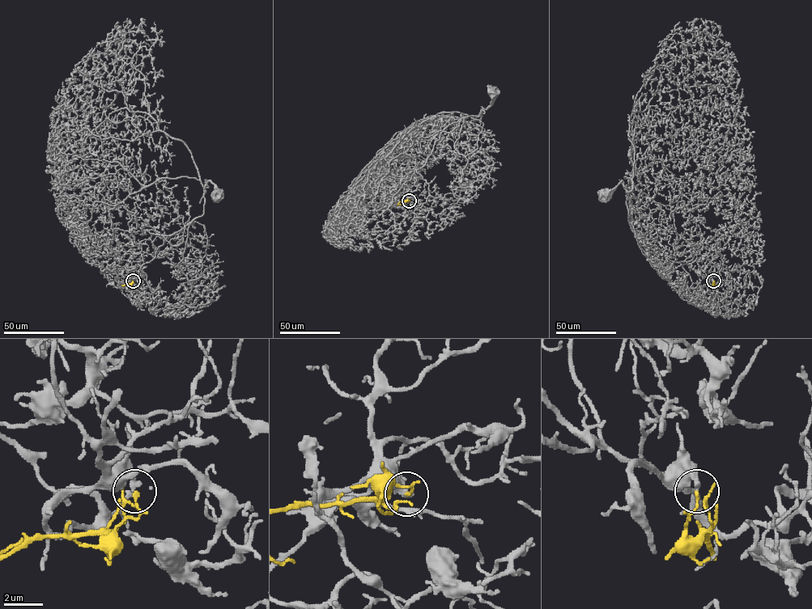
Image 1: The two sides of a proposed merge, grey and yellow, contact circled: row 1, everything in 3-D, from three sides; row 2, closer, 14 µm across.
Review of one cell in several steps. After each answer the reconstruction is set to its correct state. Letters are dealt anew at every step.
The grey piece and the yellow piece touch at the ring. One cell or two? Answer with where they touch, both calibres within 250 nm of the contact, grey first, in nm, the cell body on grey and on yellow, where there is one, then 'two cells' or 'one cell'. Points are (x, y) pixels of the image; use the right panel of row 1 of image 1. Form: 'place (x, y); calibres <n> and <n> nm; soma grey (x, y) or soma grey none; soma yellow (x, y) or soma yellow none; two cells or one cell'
place (713, 281); calibres 320 and 140 nm; soma grey (605, 193); soma yellow none; two cells

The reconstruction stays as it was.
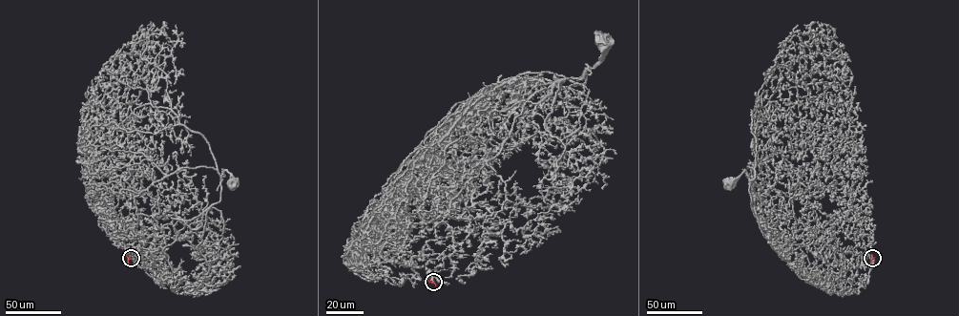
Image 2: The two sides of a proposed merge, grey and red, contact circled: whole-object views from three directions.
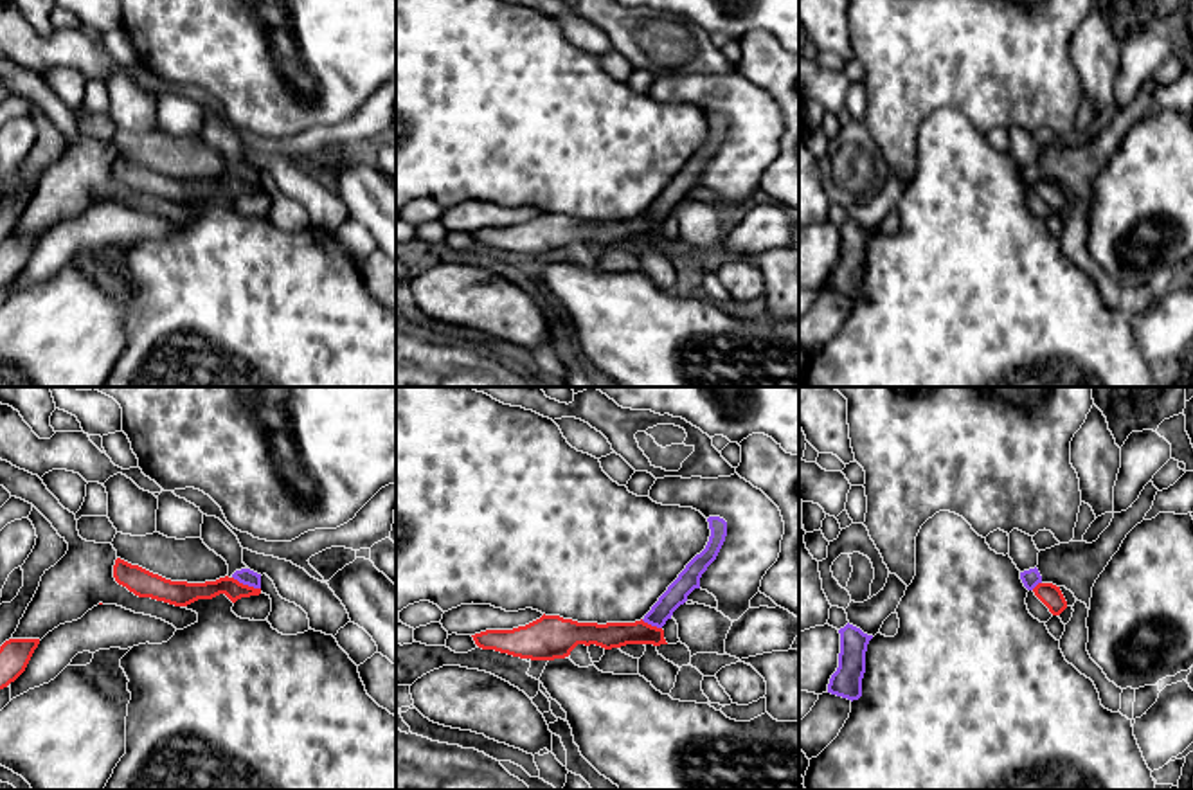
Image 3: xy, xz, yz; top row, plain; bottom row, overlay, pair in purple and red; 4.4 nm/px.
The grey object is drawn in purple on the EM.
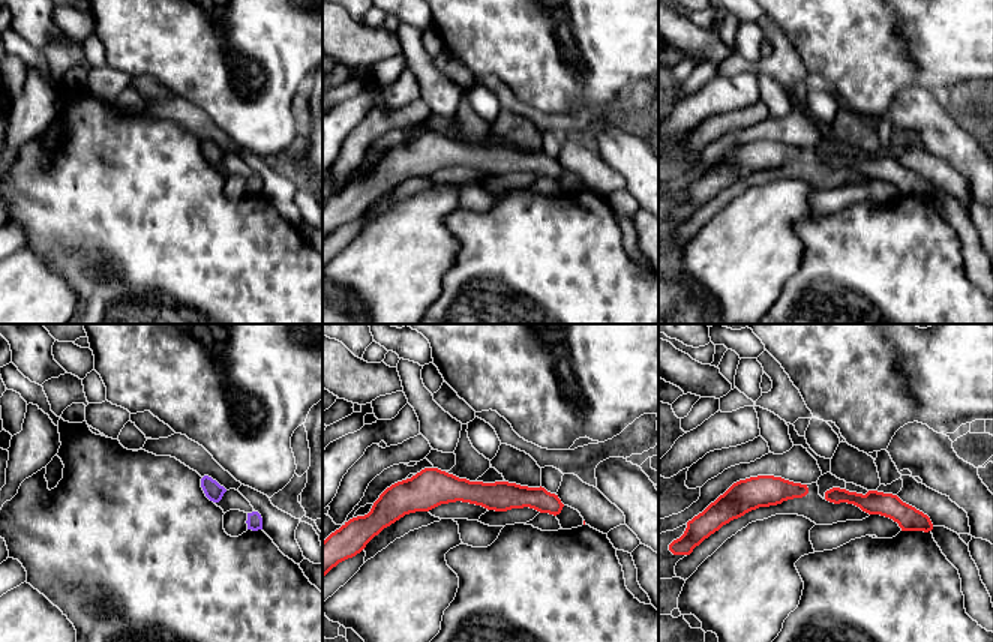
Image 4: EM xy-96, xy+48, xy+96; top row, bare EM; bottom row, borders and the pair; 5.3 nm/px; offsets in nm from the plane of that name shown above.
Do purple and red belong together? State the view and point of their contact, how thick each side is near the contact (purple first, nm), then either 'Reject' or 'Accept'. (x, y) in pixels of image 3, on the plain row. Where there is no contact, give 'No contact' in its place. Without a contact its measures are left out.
Touches purple at xy (247, 180). Thickness 70 nm (purple) against 90 nm. Reject

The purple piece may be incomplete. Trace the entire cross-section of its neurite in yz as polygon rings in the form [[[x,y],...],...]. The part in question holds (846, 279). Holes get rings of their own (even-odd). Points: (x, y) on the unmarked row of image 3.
[[[849,220],[844,225],[840,225],[839,230],[840,230],[839,265],[830,275],[828,290],[853,299],[862,293],[866,248],[873,232],[864,230],[860,225]]]

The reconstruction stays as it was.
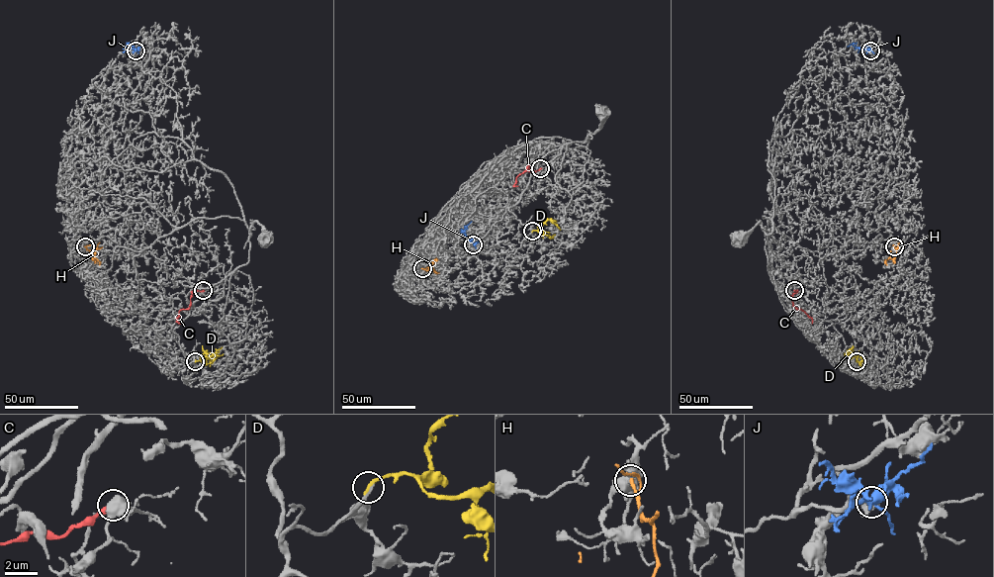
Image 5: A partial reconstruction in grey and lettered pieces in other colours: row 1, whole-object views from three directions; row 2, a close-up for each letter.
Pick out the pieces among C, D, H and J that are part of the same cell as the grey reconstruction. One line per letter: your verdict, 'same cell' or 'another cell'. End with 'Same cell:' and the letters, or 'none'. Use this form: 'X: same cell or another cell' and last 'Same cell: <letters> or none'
C: another cell
D: same cell
H: another cell
J: another cell
Same cell: D

